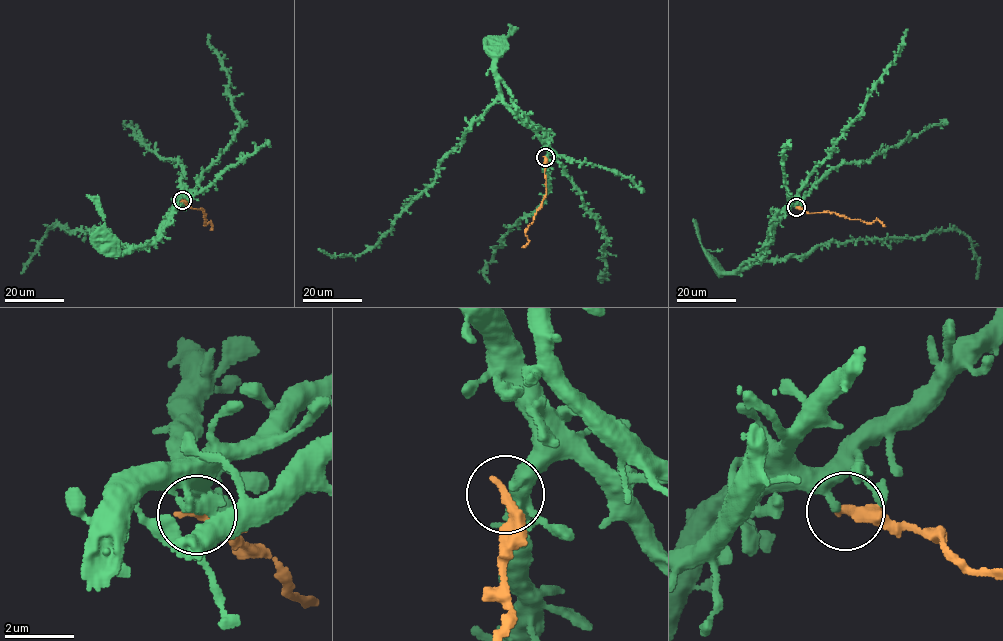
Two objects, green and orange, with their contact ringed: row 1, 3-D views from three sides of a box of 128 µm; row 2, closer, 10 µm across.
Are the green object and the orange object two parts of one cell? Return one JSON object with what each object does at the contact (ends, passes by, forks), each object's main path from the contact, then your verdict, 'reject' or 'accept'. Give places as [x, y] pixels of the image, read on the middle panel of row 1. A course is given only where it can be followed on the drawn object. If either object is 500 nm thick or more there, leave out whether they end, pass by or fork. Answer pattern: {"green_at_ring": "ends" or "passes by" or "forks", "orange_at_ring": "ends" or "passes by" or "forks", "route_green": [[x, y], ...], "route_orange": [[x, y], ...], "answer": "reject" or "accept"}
{"green_at_ring": "ends", "orange_at_ring": "ends", "route_green": [[545, 156], [534, 130], [497, 97], [374, 246], [356, 256], [318, 248]], "route_orange": [[545, 157], [546, 197], [526, 228], [528, 240], [522, 247]], "answer": "reject"}

